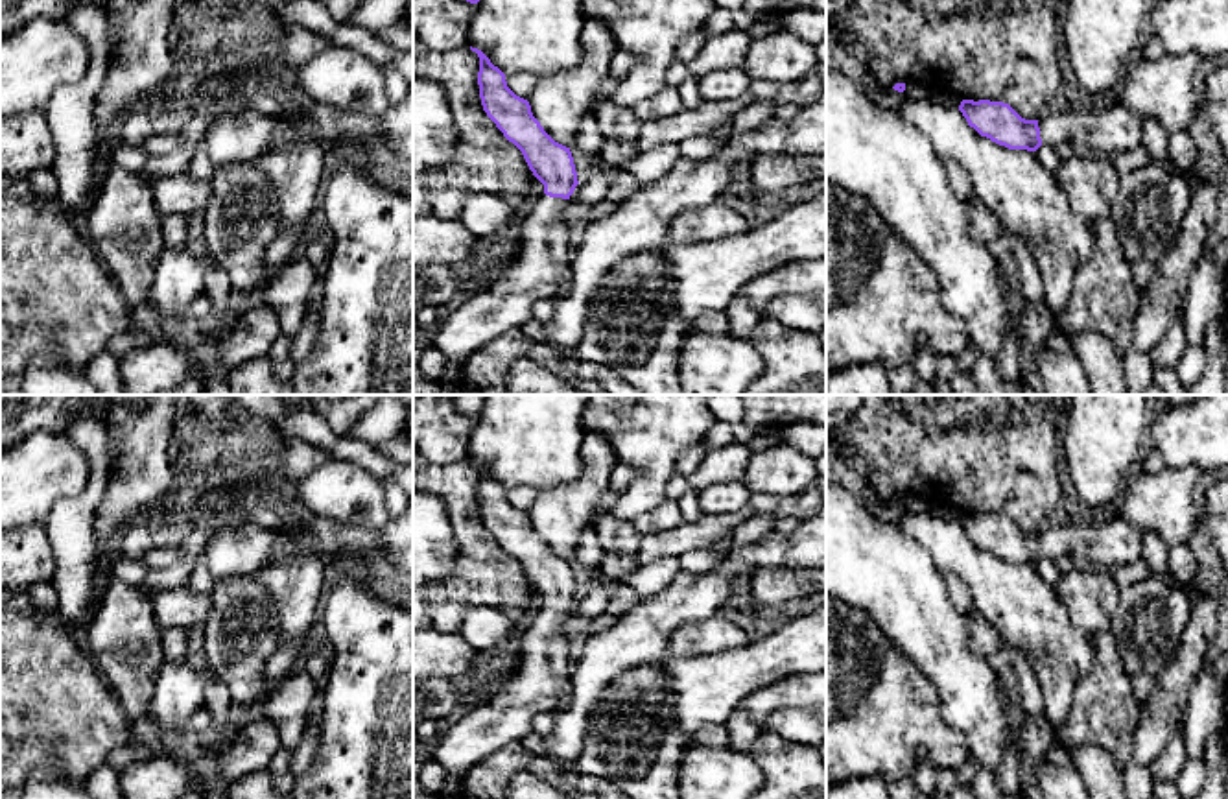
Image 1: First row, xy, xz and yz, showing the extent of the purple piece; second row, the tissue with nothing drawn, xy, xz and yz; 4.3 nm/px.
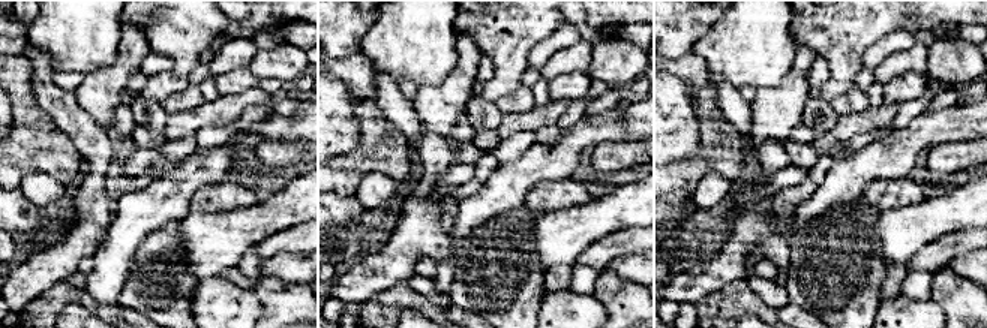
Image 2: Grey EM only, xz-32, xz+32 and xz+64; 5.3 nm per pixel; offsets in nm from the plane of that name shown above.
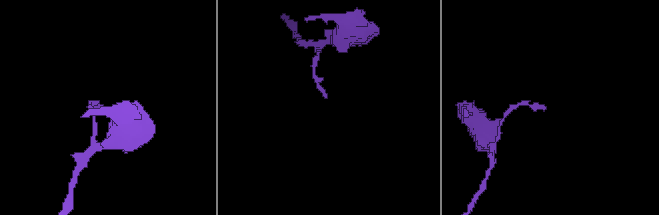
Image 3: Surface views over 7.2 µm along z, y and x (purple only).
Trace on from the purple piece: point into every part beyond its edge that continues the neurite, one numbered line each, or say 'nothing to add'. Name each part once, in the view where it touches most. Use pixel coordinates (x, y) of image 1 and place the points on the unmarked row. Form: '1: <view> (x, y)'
1: xz (541, 681)

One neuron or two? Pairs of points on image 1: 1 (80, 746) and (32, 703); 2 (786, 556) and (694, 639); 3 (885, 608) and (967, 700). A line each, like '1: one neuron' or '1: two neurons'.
1: one neuron
2: two neurons
3: one neuron

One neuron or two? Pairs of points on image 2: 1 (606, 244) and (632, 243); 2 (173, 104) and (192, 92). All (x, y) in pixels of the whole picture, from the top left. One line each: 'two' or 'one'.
1: one
2: one

